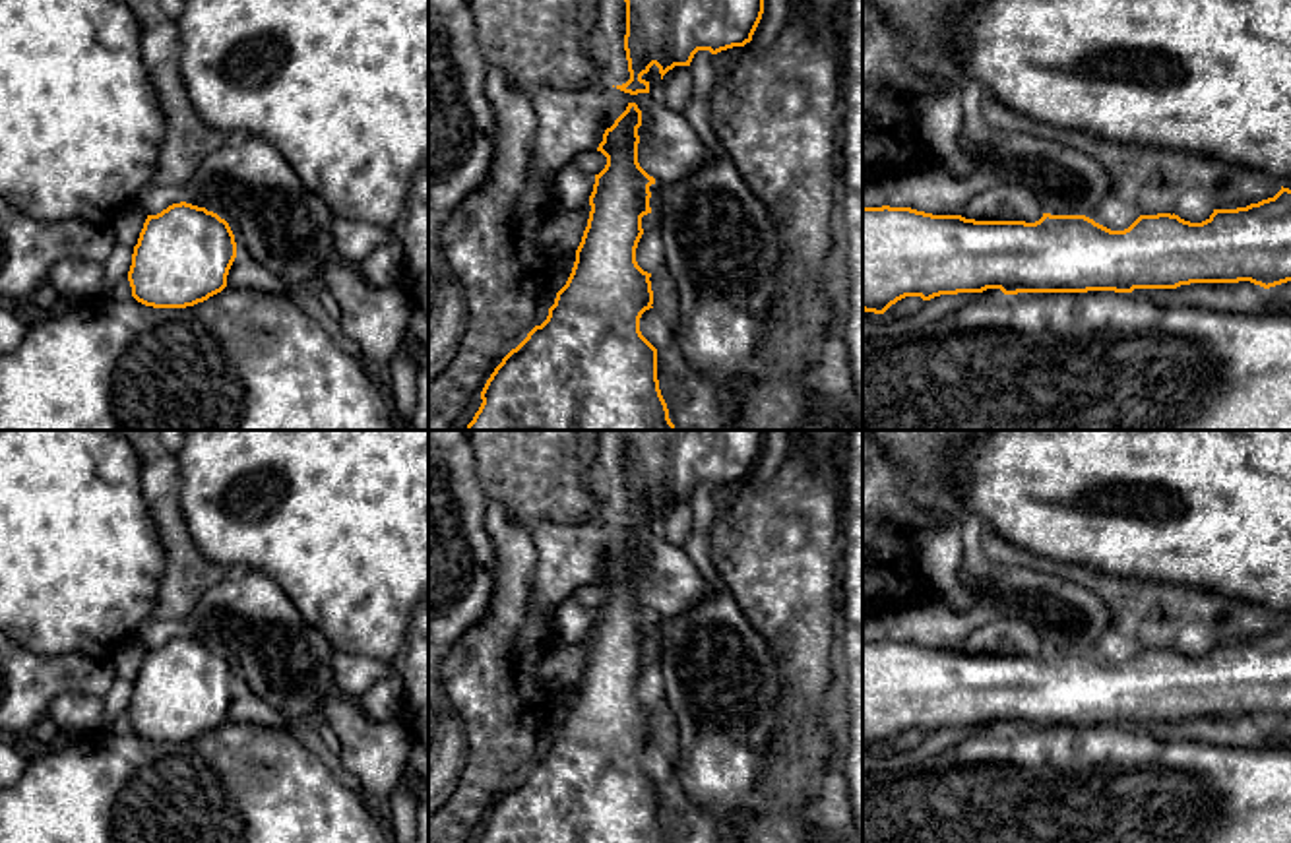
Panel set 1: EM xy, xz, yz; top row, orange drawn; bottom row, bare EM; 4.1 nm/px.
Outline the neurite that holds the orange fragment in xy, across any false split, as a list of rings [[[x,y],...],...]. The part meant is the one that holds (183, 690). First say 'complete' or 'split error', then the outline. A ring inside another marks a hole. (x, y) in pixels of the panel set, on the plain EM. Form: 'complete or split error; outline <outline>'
complete; outline [[[186,636],[147,649],[134,680],[128,715],[132,731],[153,742],[186,742],[227,721],[236,692],[225,653]]]

